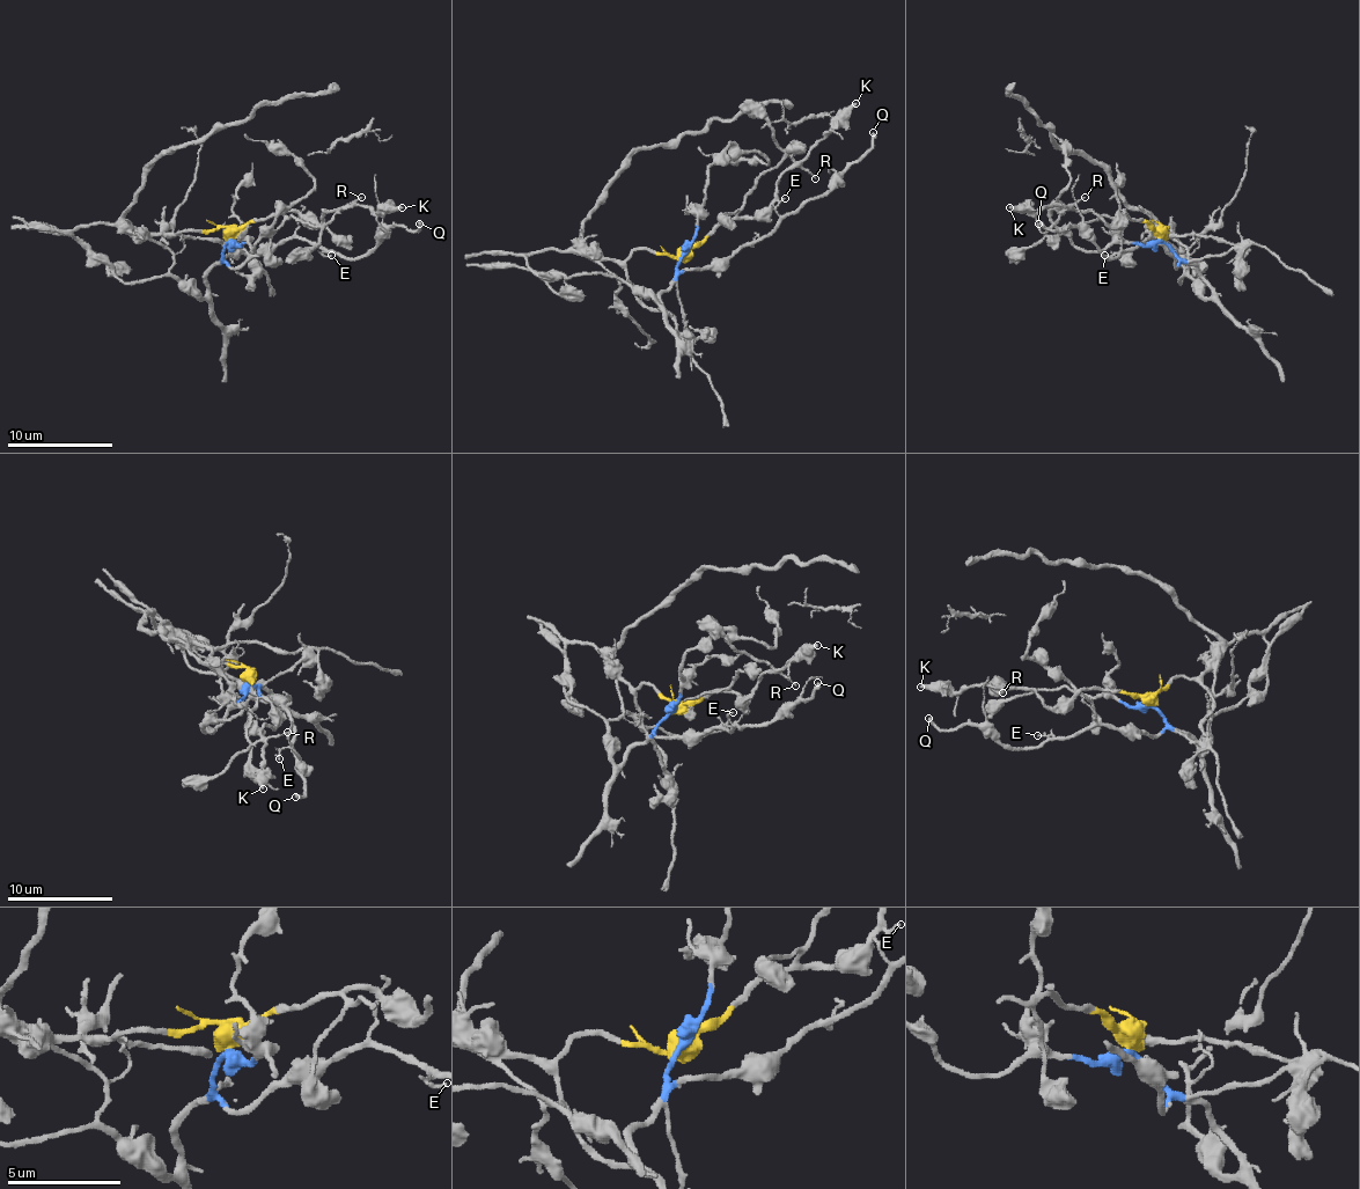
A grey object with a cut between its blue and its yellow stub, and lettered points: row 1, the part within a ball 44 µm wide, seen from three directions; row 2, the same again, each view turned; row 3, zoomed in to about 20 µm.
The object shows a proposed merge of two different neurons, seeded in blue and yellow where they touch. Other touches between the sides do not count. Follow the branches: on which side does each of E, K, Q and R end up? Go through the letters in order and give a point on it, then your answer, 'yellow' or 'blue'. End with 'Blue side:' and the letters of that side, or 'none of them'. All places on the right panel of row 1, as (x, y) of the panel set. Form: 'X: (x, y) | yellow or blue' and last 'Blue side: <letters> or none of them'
E: (1104, 255) | blue
K: (1009, 207) | yellow
Q: (1038, 224) | blue
R: (1085, 197) | yellow
Blue side: E, Q

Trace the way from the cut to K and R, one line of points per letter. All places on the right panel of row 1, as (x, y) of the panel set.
K: (1161, 239), (1146, 222), (1125, 212), (1111, 225), (1059, 204), (1035, 212), (1009, 207)
R: (1161, 239), (1146, 222), (1125, 212), (1111, 225), (1090, 212), (1078, 212), (1072, 207), (1085, 196)

